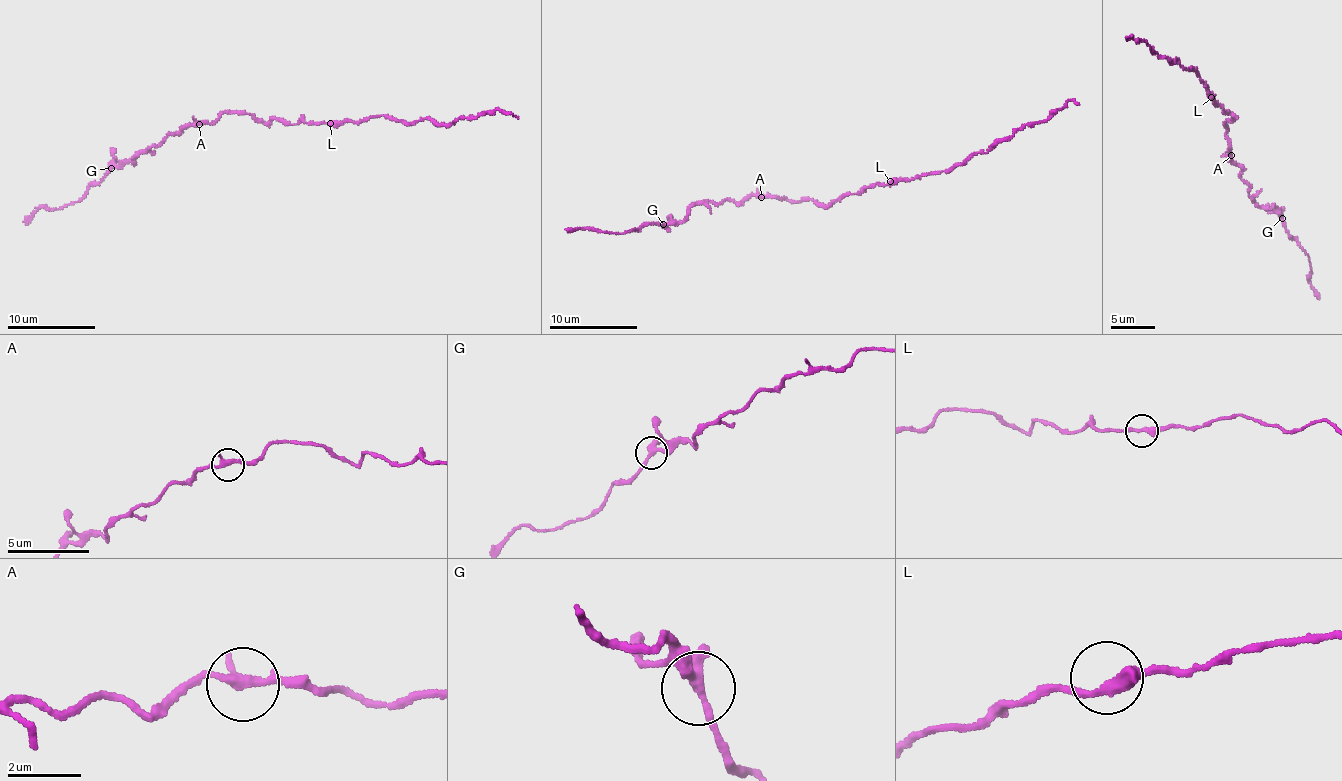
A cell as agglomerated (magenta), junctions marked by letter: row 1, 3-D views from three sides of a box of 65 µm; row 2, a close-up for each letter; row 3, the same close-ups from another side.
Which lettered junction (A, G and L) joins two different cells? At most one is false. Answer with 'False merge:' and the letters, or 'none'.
False merge: none

